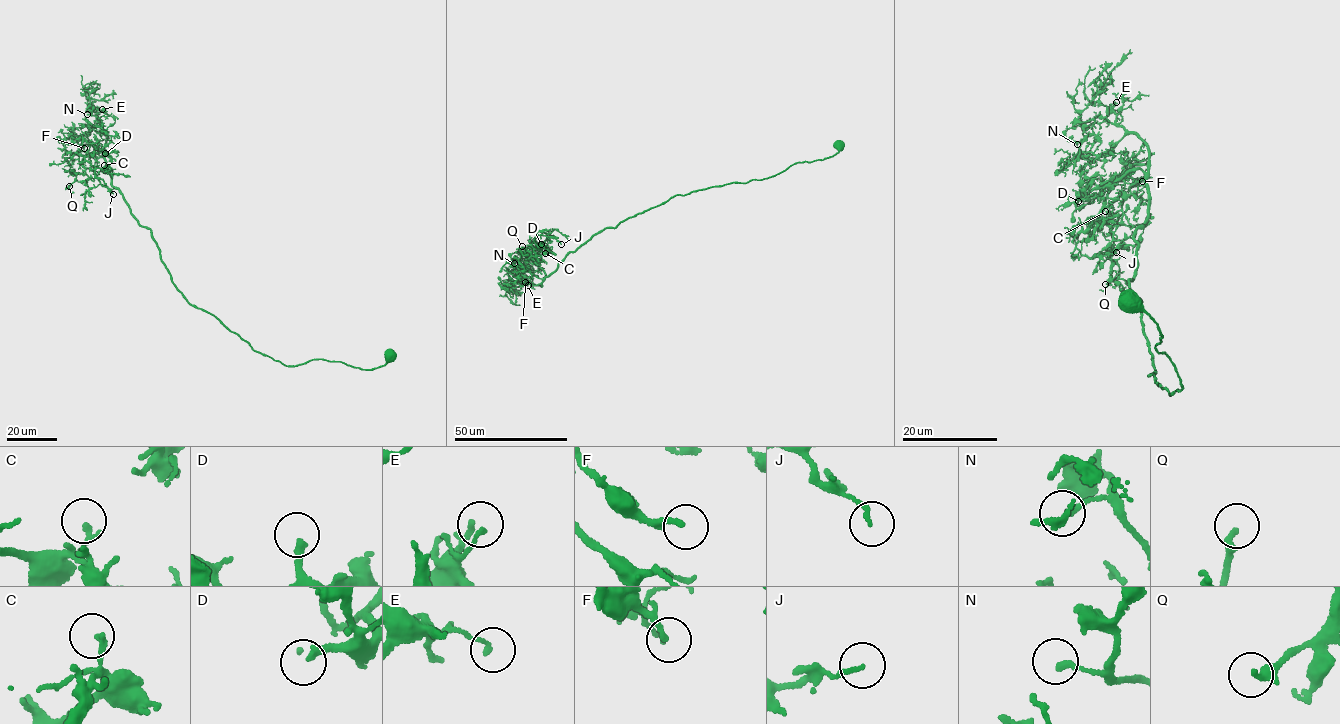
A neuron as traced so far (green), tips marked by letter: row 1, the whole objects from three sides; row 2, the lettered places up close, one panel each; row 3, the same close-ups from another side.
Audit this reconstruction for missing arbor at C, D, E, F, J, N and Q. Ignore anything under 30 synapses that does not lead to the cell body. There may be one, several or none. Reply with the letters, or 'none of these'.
D

